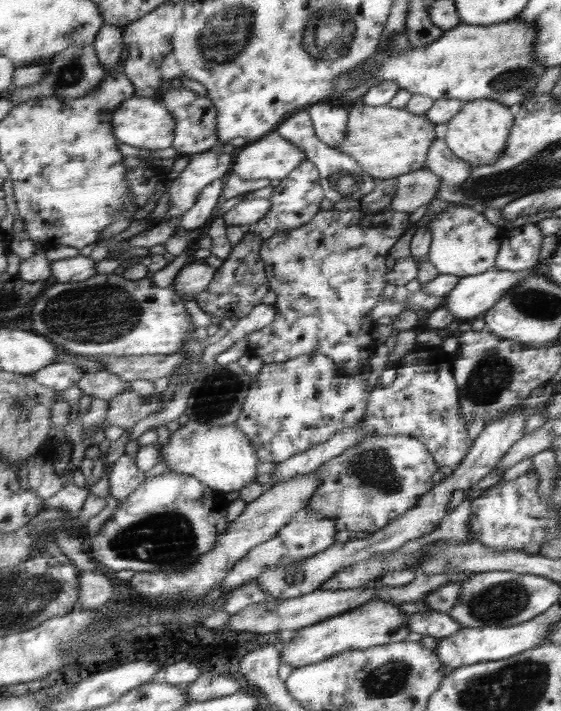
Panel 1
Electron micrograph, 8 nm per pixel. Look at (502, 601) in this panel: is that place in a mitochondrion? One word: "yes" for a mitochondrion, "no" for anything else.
yes

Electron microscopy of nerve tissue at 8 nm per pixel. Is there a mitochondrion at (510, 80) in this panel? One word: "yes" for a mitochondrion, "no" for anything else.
yes

